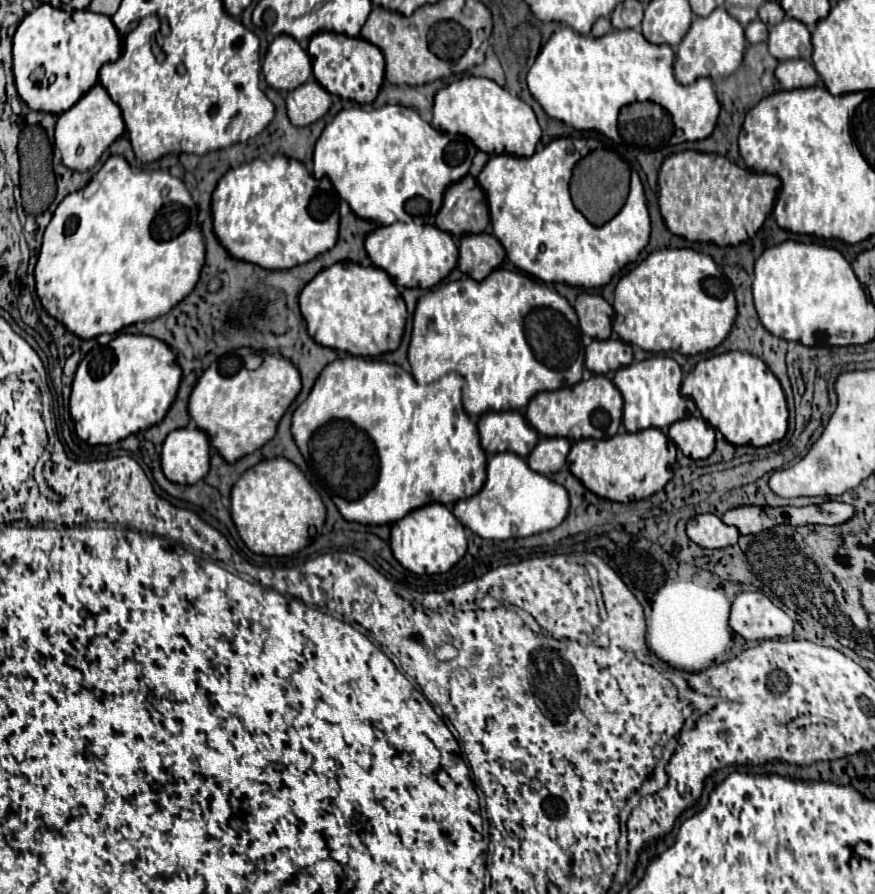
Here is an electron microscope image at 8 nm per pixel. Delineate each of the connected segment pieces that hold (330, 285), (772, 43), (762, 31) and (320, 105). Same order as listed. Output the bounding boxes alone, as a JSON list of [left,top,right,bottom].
[[300,261,406,357],[768,19,812,61],[746,19,768,43],[286,79,332,127]]

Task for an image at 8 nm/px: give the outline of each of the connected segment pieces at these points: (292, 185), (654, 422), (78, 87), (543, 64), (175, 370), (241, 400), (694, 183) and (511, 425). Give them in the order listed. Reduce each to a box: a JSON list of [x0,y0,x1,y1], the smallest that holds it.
[[212,155,338,269],[614,357,688,431],[14,3,120,115],[528,27,720,145],[70,335,182,445],[188,353,300,463],[658,151,780,247],[478,411,538,457]]

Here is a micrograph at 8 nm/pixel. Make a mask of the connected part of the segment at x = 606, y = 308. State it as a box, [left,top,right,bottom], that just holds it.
[574,293,614,339]

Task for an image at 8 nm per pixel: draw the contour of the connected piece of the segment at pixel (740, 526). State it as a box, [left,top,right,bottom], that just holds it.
[722,507,764,535]

